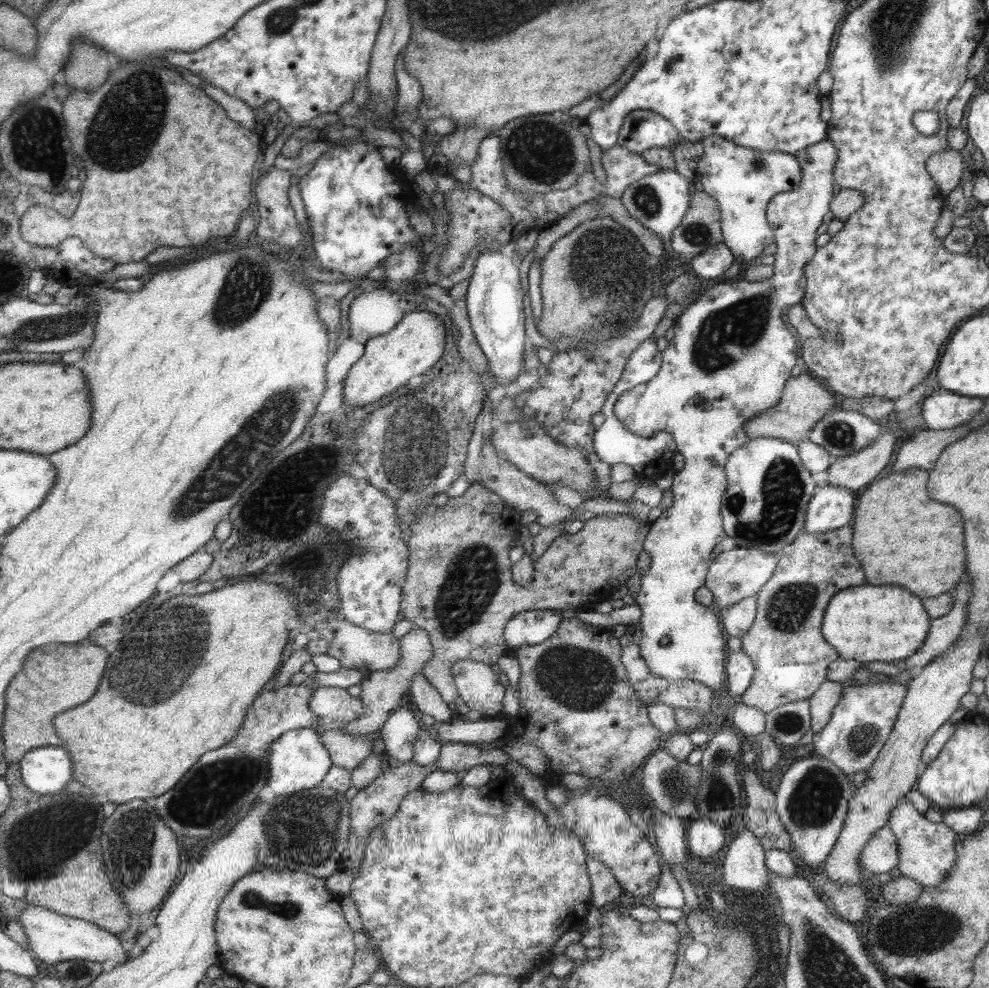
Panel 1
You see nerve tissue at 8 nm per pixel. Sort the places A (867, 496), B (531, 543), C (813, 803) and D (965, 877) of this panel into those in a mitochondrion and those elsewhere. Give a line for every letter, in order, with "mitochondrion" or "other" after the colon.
A: other
B: other
C: mitochondrion
D: other

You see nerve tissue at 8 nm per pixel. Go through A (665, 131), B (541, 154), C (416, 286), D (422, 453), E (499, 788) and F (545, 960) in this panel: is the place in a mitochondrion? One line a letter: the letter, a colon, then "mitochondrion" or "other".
A: other
B: mitochondrion
C: other
D: mitochondrion
E: other
F: other

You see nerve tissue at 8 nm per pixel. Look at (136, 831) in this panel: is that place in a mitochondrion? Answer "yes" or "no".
yes

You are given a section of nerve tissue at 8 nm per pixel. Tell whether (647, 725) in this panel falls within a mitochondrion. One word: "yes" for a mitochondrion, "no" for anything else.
no

